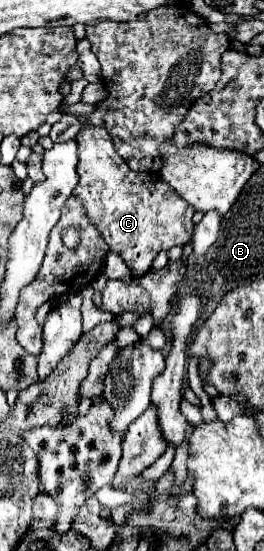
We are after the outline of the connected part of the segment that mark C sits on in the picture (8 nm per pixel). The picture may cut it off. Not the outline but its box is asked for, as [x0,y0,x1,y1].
[74,116,196,276]

